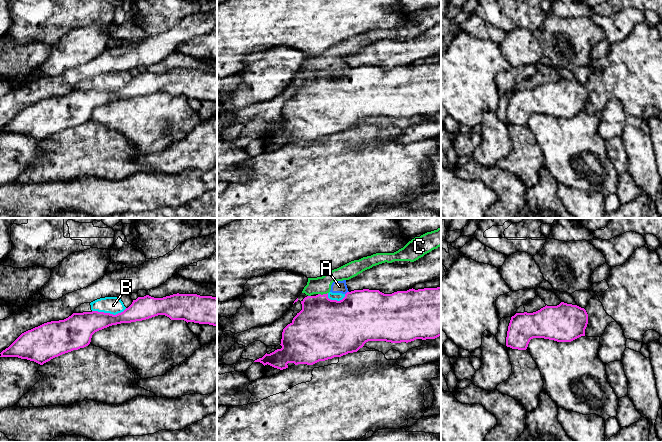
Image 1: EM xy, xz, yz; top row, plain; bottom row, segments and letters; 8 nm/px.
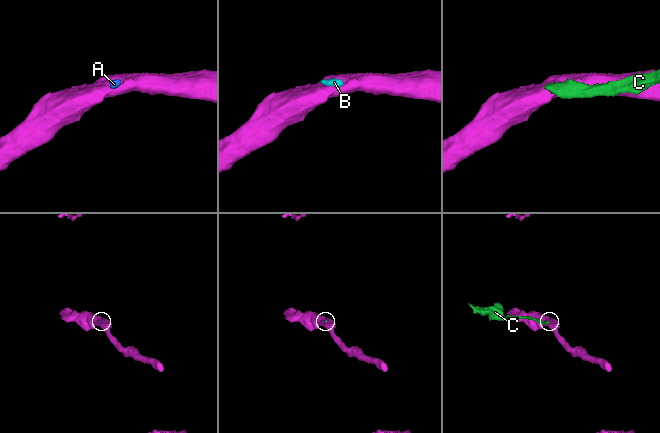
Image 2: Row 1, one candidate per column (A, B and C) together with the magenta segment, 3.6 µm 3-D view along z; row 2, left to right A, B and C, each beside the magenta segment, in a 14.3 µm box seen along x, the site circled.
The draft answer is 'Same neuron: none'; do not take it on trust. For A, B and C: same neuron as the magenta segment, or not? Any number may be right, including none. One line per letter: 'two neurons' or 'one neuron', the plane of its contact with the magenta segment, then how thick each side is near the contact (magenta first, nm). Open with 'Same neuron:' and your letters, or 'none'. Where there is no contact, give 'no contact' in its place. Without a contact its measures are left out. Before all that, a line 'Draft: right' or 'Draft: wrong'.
Draft: right
Same neuron: none
A: two neurons | xz | 420/100 nm
B: two neurons | xy | 220/140 nm
C: two neurons | xz | 440/140 nm

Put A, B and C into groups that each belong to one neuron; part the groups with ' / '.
A B C

